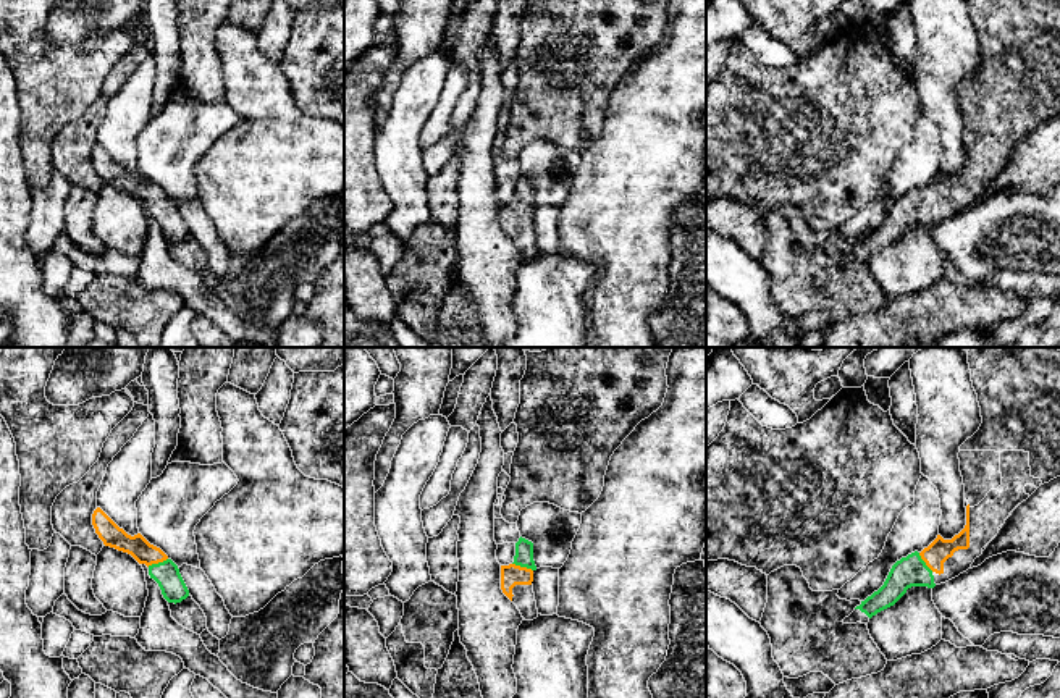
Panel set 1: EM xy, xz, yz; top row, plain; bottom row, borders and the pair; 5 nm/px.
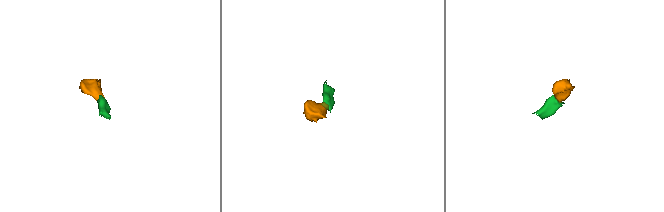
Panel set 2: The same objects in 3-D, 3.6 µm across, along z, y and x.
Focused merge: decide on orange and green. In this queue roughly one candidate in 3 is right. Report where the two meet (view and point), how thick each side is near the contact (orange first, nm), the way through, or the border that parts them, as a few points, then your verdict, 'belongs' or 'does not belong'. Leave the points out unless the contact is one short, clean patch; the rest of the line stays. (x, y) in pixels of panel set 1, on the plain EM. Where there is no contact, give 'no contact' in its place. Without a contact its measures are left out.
contact xz (522, 206); calibres 110 and 100 nm; way xz (511, 214), (522, 206), (524, 188); belongs

